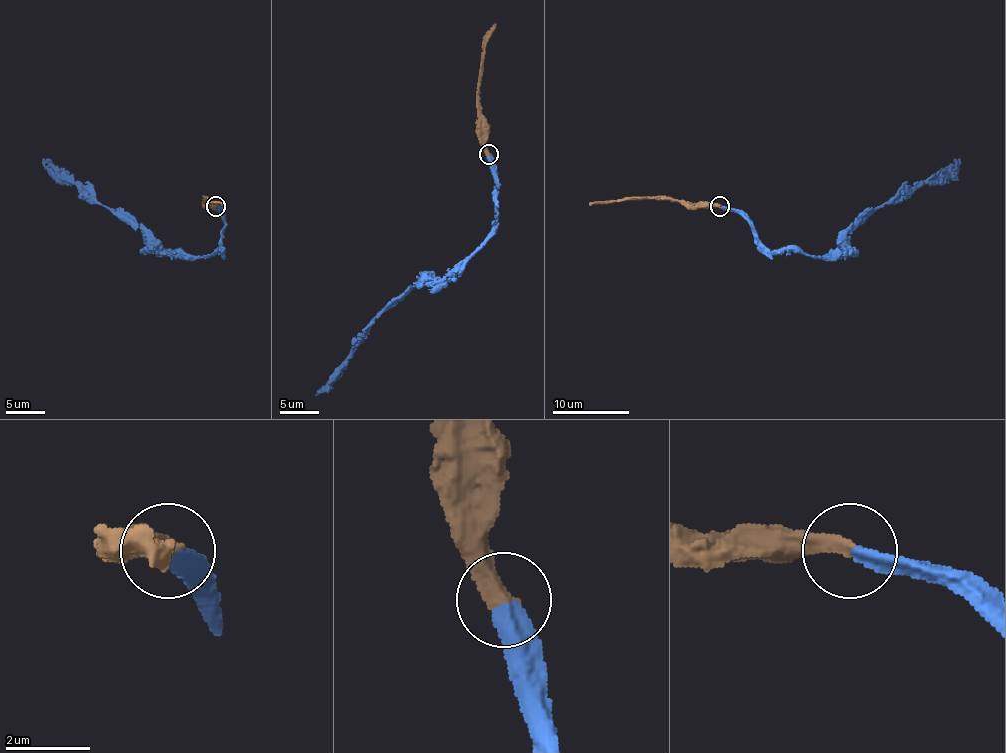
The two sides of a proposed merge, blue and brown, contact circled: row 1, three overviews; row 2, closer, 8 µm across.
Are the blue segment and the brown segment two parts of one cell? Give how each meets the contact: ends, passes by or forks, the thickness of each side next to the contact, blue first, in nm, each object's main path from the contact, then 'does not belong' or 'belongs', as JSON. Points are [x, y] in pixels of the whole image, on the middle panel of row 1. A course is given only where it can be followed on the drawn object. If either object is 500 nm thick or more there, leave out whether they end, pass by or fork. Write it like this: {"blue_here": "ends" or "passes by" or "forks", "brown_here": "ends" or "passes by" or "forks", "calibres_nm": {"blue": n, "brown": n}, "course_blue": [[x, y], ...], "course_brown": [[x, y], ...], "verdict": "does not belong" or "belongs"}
{"blue_here": "ends", "brown_here": "ends", "calibres_nm": {"blue": 480, "brown": 400}, "course_blue": [[488, 154], [498, 181], [496, 224], [488, 238], [440, 278], [421, 278], [399, 295], [316, 396]], "course_brown": [[488, 154], [484, 143], [484, 116], [479, 106], [479, 69], [482, 37], [496, 23]], "verdict": "belongs"}

